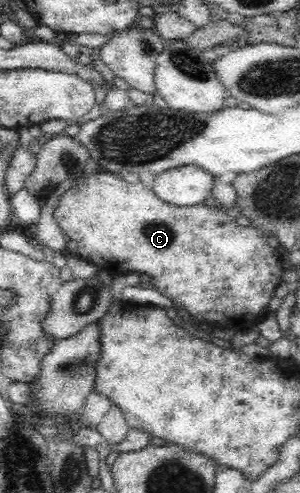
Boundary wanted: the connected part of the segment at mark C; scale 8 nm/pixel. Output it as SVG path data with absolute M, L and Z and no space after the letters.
M113 173L90 177L88 183L81 183L74 189L74 199L60 199L53 216L68 239L68 251L75 257L86 259L111 274L124 270L146 273L151 279L150 287L183 305L198 321L235 330L241 336L264 319L270 299L282 282L280 251L272 248L258 230L236 225L234 218L219 206L178 207L166 203L153 191L144 189L142 182L130 184Z

